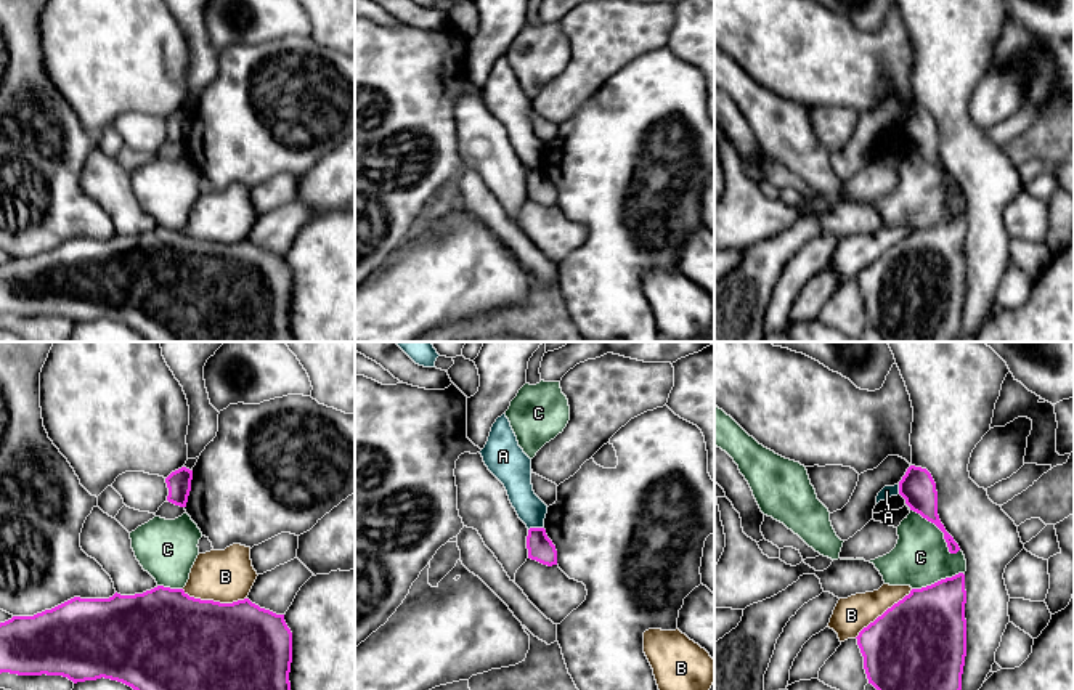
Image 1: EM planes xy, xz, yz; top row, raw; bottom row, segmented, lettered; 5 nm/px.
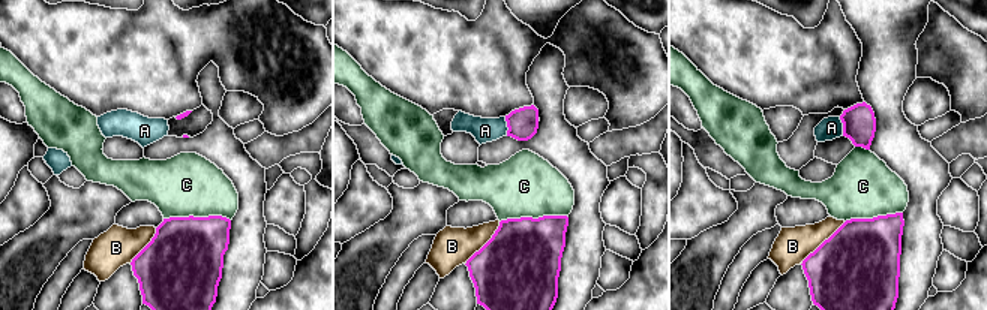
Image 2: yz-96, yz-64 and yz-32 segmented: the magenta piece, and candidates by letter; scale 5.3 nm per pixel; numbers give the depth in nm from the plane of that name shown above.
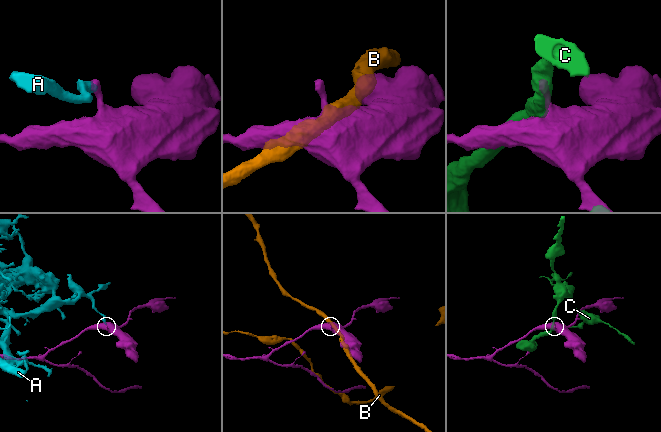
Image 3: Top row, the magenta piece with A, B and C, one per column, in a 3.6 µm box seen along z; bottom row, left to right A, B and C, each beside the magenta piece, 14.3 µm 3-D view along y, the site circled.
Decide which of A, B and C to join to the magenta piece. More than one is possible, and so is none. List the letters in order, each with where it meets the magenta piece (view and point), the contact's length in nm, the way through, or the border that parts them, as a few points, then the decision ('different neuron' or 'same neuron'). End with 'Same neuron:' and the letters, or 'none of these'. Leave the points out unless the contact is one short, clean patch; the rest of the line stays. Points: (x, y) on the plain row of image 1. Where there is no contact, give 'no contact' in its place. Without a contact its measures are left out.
A: contact xz (535, 169); length 80 nm; different neuron
B: contact xy (212, 241); length 340 nm; different neuron
C: contact yz (941, 170); length 320 nm; different neuron
Same neuron: none of these

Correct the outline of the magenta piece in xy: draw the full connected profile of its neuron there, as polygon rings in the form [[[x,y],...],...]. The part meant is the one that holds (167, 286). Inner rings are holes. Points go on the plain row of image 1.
[[[157,226],[151,231],[135,236],[114,234],[109,239],[80,239],[74,237],[51,250],[34,257],[13,257],[0,263],[0,315],[10,313],[18,316],[63,316],[77,323],[111,319],[122,323],[136,331],[146,342],[294,342],[289,323],[292,303],[292,273],[284,262],[284,255],[276,255],[260,249],[249,239],[233,244],[201,241],[189,237],[183,229]]]

